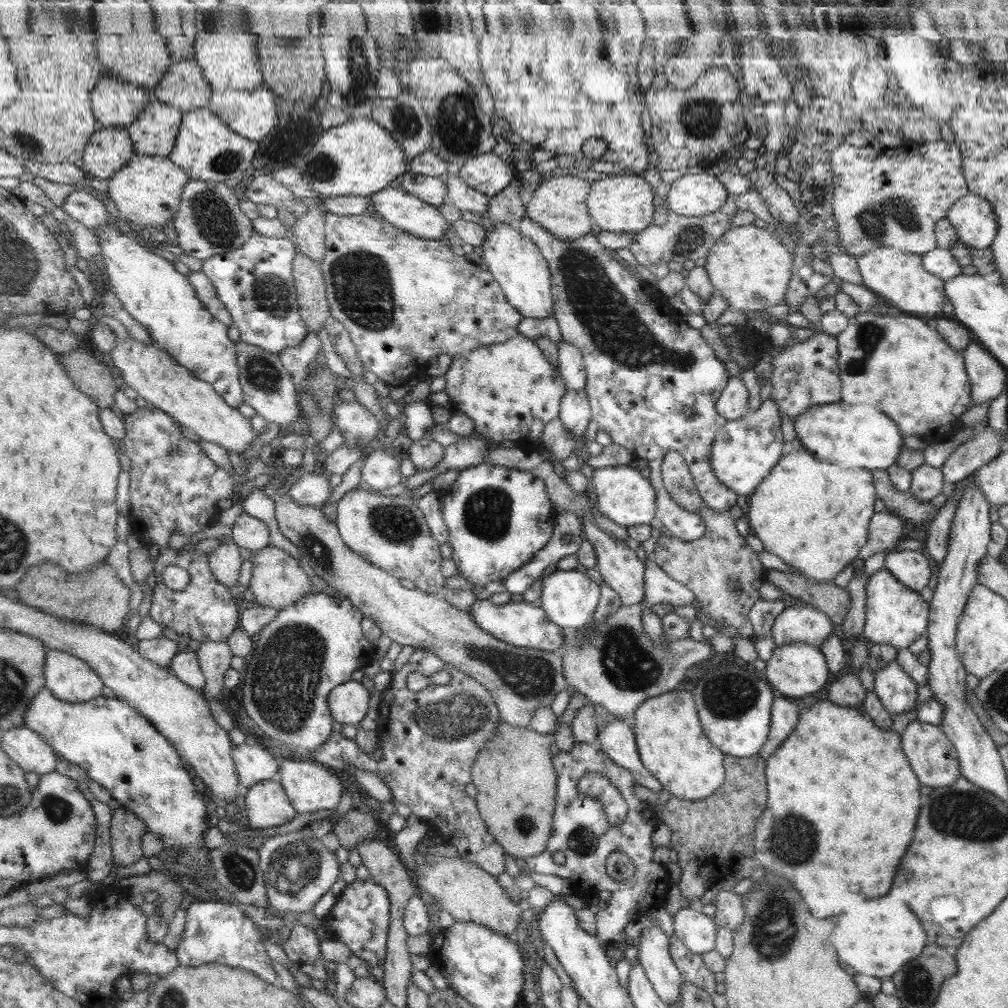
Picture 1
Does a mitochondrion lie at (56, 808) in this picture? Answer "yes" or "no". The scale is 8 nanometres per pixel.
yes

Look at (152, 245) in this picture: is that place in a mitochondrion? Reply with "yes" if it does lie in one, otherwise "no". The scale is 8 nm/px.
no

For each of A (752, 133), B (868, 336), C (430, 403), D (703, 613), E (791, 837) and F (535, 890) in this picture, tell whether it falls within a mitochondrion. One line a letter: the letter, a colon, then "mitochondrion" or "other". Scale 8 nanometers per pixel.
A: other
B: mitochondrion
C: other
D: other
E: mitochondrion
F: other

